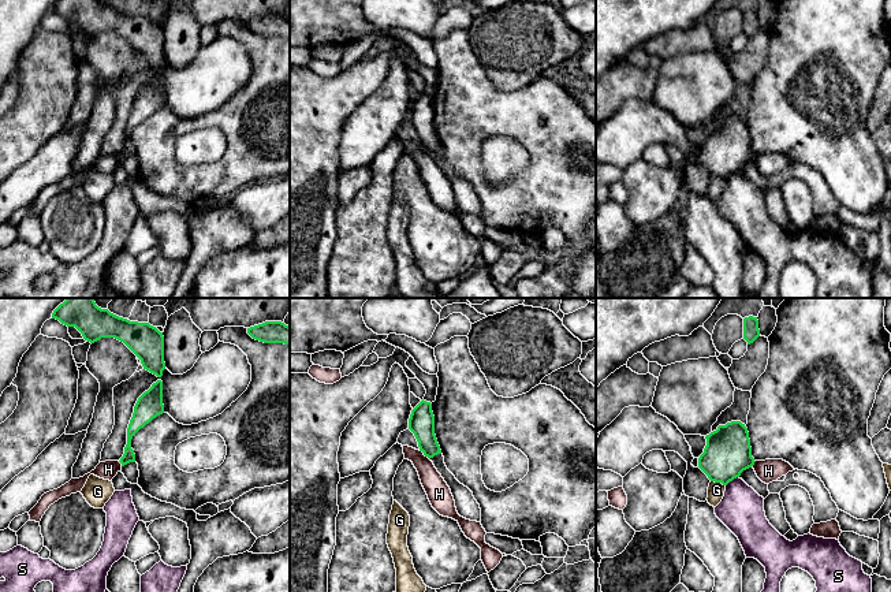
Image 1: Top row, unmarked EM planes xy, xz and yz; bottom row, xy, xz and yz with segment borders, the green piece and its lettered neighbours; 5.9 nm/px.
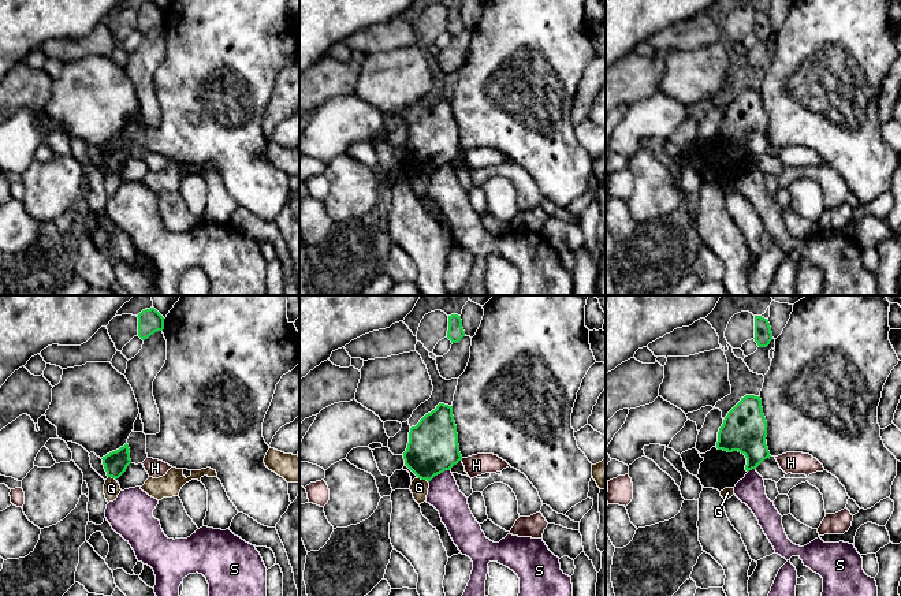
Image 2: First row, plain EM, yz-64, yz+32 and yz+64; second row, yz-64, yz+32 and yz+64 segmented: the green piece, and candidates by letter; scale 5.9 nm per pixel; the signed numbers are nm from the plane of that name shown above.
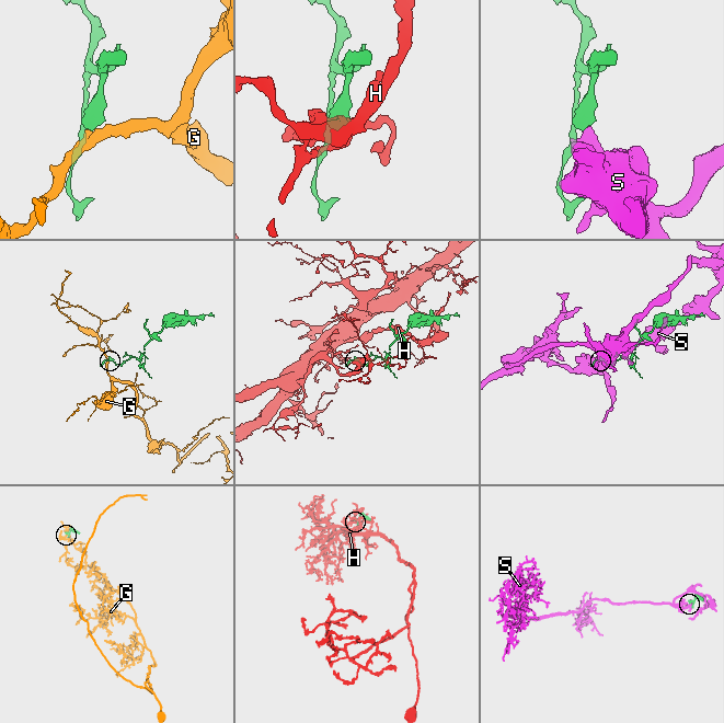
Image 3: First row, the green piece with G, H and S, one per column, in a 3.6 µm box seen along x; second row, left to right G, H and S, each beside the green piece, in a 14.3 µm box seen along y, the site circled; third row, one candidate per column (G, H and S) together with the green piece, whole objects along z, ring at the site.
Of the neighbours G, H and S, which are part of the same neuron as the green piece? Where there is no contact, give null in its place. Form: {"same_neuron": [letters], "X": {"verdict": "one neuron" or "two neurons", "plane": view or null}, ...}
{"same_neuron": [], "G": {"verdict": "two neurons", "plane": "yz"}, "H": {"verdict": "two neurons", "plane": "xz"}, "S": {"verdict": "two neurons", "plane": "yz"}}

